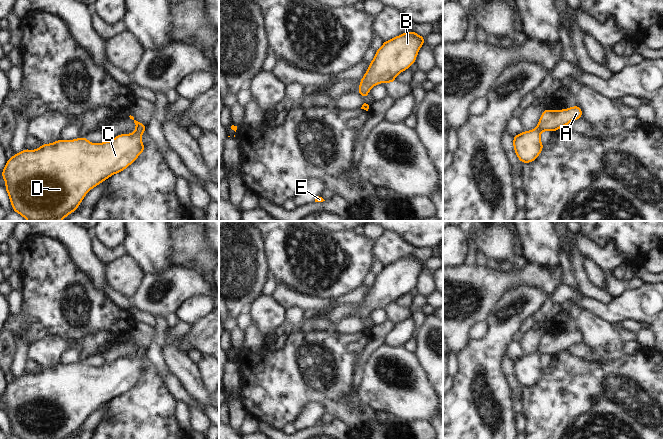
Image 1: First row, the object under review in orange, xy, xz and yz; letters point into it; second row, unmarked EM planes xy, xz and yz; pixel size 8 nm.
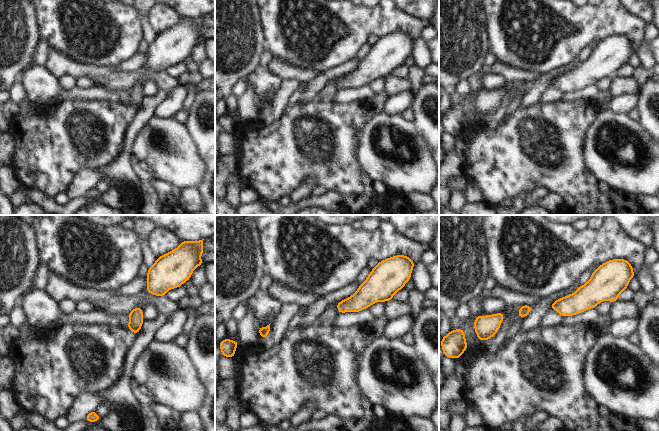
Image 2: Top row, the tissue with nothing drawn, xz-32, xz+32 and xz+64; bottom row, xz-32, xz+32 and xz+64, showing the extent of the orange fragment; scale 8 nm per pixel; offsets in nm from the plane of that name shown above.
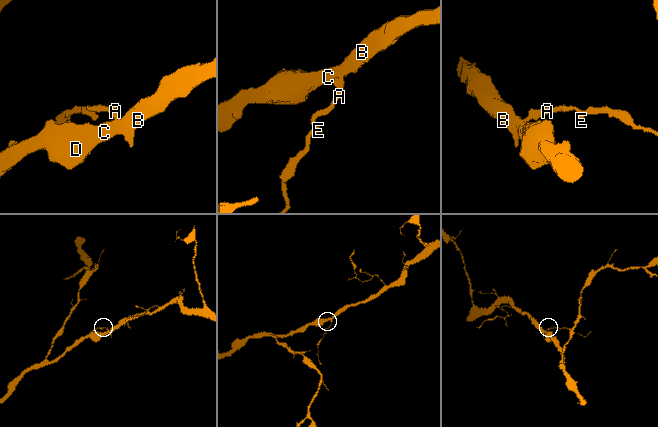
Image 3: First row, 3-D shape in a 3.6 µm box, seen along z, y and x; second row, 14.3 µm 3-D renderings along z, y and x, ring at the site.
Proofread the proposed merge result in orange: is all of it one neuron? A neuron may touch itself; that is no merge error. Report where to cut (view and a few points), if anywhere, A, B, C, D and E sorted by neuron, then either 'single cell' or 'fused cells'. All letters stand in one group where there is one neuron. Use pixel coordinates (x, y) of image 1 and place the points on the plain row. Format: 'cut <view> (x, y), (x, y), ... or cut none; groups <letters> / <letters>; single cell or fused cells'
cut none; groups A B C D E; single cell

